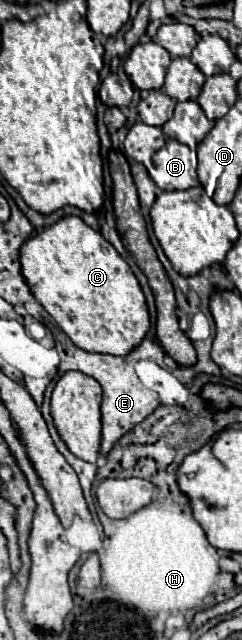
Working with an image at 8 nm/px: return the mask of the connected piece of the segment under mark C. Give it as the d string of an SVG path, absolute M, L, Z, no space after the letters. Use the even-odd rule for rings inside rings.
M70 215L52 227L36 231L20 247L20 263L36 301L54 317L76 347L126 357L150 331L148 305L130 265L80 217Z

